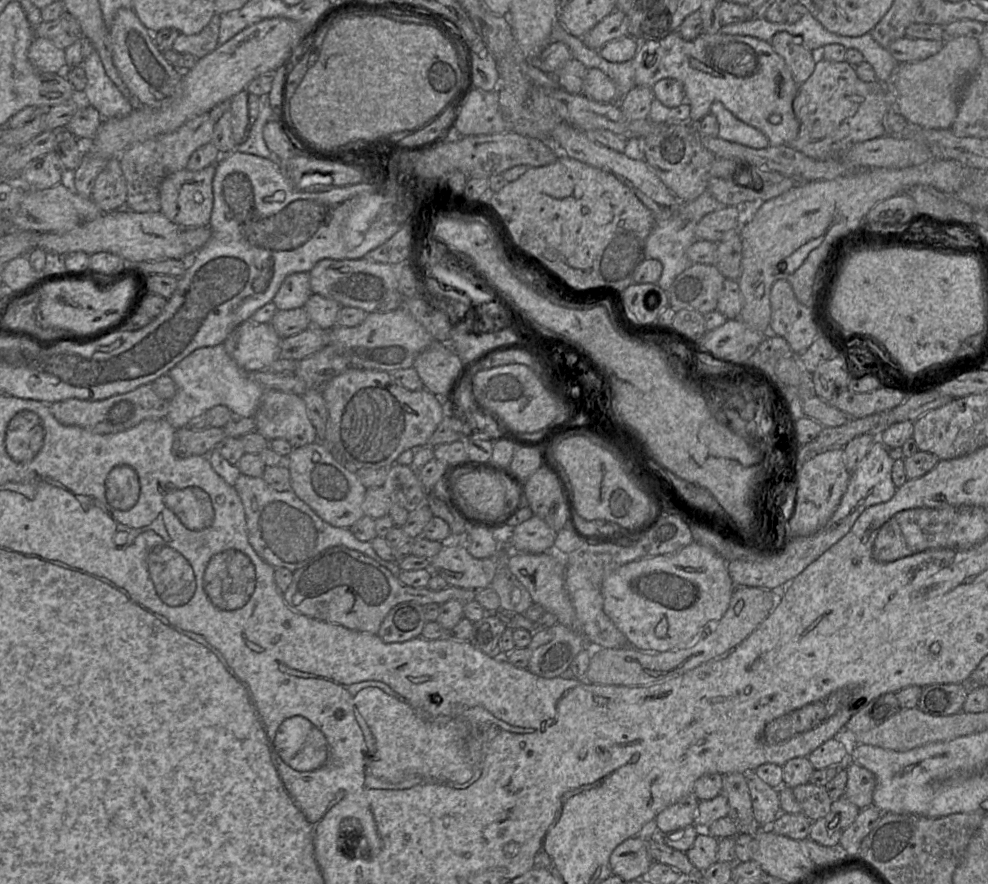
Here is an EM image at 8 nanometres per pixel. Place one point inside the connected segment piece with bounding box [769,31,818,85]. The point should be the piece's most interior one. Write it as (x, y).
(801, 62)

